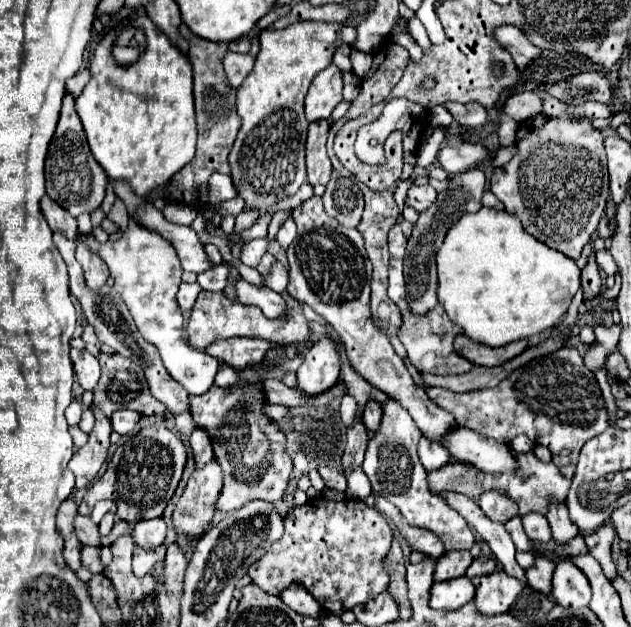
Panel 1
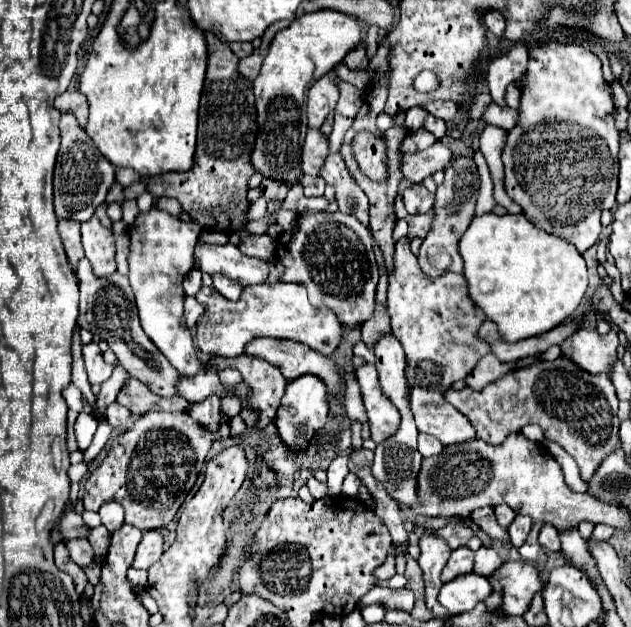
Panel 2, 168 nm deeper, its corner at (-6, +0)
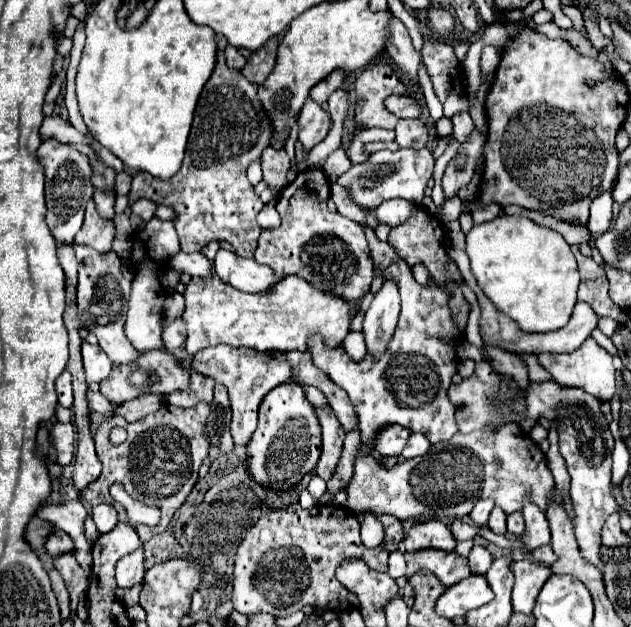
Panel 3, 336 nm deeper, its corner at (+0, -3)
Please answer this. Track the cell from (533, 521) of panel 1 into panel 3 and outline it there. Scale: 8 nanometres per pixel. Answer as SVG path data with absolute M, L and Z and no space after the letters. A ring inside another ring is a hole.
M540 546L536 550L532 550L532 558L544 566L552 566L556 562L556 554L552 550L552 546Z

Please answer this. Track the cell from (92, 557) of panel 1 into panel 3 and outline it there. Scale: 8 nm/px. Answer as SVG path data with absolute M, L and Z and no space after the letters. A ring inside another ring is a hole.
M58 528L52 530L52 536L48 536L44 548L50 552L50 556L60 556L60 554L66 554L66 552L72 552L74 550L74 544L70 540L70 536L66 532L60 532Z

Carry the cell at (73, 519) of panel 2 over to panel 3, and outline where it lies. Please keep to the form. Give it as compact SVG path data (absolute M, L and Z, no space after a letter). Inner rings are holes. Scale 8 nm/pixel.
M32 516L32 520L30 520L28 526L26 526L24 538L26 538L28 544L32 546L32 550L38 550L38 548L42 548L42 546L46 544L46 538L48 538L48 534L50 534L52 530L54 530L52 524L40 520L38 516Z

